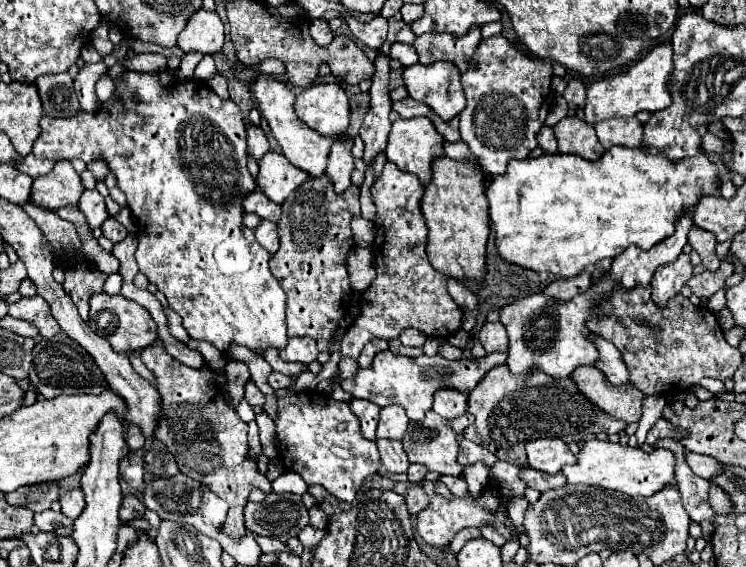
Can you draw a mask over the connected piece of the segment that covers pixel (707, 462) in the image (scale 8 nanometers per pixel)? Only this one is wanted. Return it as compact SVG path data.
M685 449L685 461L687 461L687 465L691 467L691 471L693 471L695 475L703 477L703 479L709 479L711 475L717 475L717 473L723 471L723 467L721 467L721 463L719 463L717 459L713 461L711 457L697 455L697 453L689 451L689 449Z

